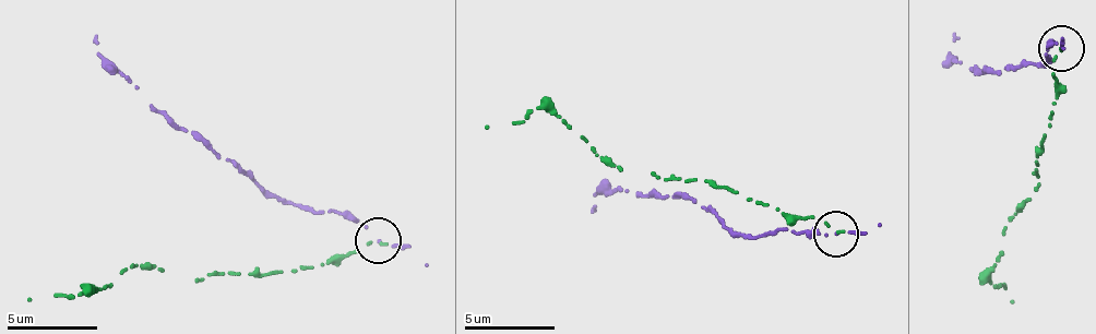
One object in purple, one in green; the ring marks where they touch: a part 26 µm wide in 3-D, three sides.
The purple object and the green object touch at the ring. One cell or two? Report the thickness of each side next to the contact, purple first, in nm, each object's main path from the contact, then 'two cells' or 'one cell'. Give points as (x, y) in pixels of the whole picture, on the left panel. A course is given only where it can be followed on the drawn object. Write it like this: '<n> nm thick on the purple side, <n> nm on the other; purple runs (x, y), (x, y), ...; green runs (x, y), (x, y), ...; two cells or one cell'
90 nm thick on the purple side, 140 nm on the other; purple runs (379, 240), (359, 218), (313, 213), (282, 203), (219, 158), (200, 134), (177, 130), (98, 54), (95, 36); green runs (379, 243), (369, 240), (355, 250), (333, 258), (252, 275), (202, 281), (140, 264), (86, 291), (30, 298); two cells

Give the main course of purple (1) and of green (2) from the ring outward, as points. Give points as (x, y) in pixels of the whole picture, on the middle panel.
1: (836, 236), (776, 230), (747, 239), (695, 202), (680, 197), (595, 193), (594, 209)
2: (836, 233), (812, 216), (789, 219), (709, 181), (658, 178), (600, 156), (545, 109), (487, 128)

